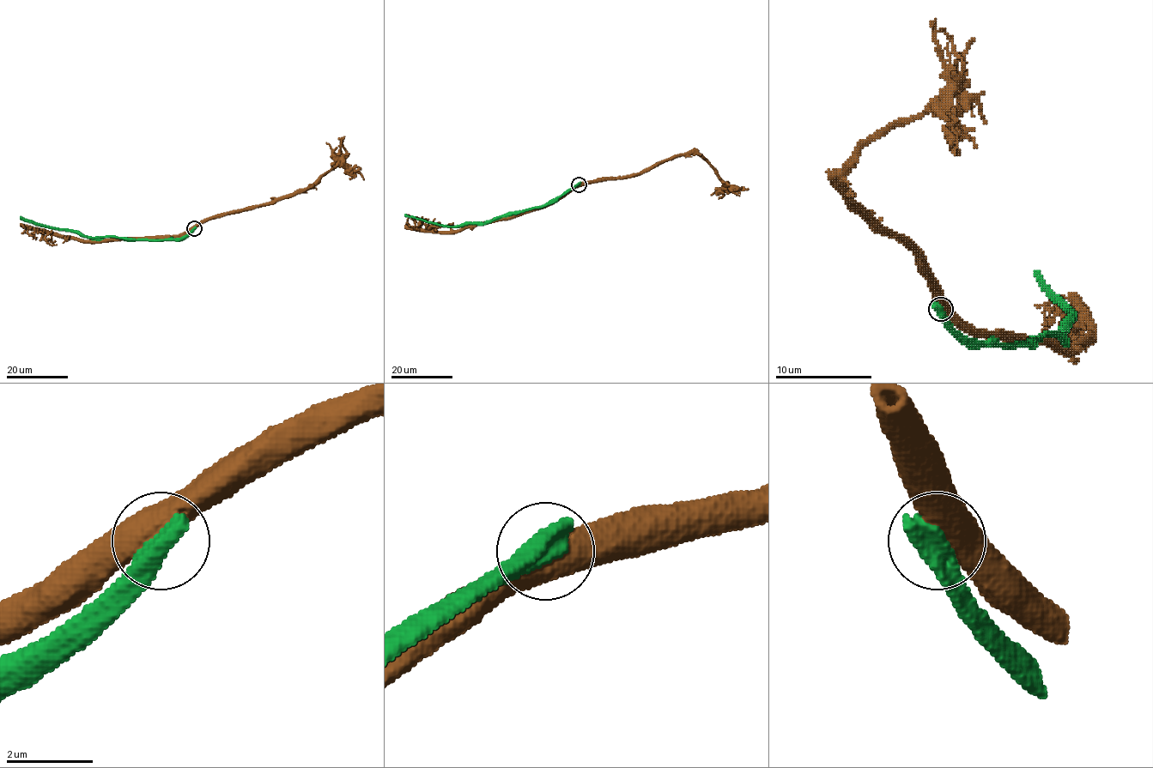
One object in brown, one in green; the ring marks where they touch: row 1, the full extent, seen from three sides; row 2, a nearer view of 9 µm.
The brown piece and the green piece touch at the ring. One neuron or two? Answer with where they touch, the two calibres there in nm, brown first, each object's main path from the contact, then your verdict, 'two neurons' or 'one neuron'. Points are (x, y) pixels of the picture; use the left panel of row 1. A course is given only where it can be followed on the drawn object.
place (194, 228); calibres 550 and 600 nm; course brown (193, 228), (211, 219), (265, 206), (281, 197), (308, 189), (340, 160), (332, 154), (330, 146), (326, 142); course green (193, 228), (180, 238), (160, 240), (84, 237), (71, 231), (27, 221), (20, 216); two neurons

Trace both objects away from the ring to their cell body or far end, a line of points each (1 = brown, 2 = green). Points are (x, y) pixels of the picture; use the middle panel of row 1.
1: (578, 184), (635, 175), (679, 155), (699, 154), (725, 185), (711, 195)
2: (578, 184), (545, 204), (508, 212), (483, 223), (443, 226), (404, 214)

